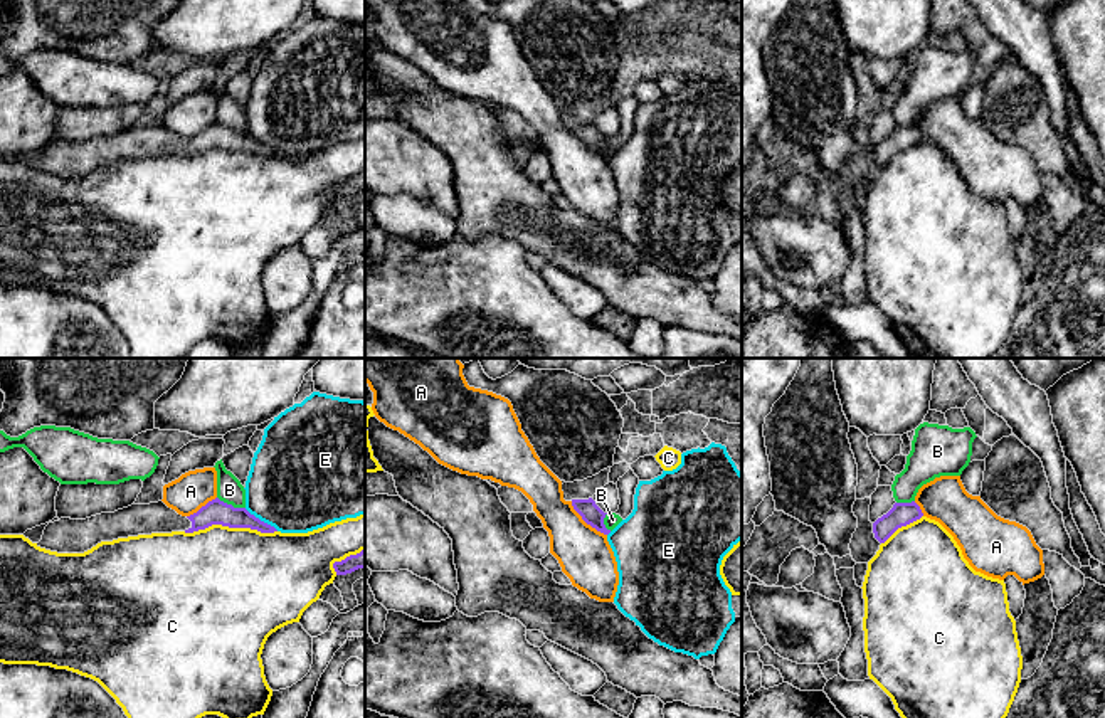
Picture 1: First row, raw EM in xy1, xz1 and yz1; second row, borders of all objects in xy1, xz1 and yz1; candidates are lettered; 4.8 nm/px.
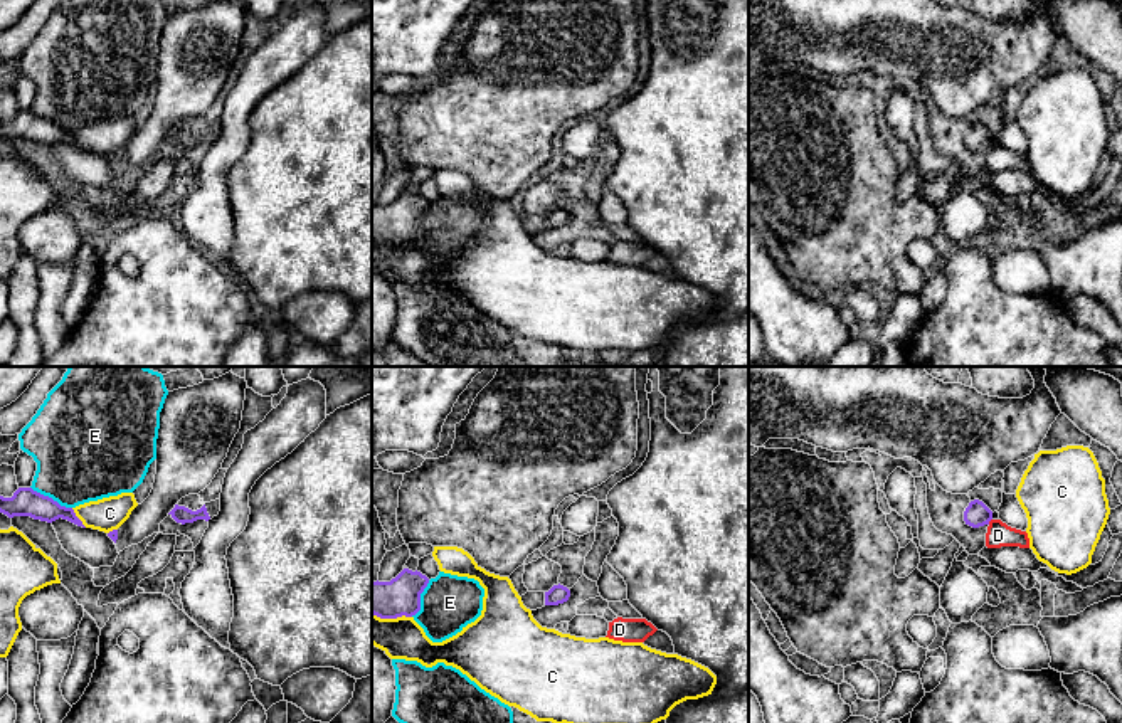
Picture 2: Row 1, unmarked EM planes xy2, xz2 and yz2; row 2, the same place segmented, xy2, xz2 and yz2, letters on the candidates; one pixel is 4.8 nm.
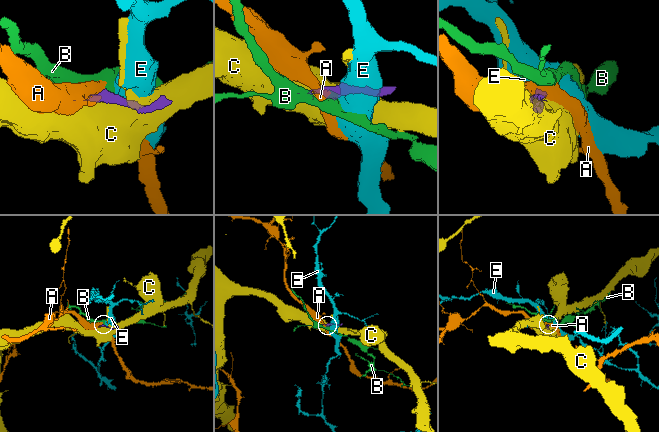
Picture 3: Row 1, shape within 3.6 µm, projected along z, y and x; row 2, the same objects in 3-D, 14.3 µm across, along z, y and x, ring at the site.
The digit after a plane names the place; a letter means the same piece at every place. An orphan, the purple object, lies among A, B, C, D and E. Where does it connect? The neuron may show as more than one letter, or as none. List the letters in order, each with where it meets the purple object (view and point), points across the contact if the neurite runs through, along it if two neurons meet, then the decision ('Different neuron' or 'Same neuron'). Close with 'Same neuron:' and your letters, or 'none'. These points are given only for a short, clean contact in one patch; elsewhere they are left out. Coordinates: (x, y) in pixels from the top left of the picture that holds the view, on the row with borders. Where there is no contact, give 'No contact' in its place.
A: Touches purple at xz1 (586, 522). Boundary: xz1 (571, 501), (572, 508), (587, 523), (606, 535). Different neuron
B: Touches purple at xy1 (231, 505). Boundary: xy1 (217, 496), (244, 508). Different neuron
C: Touches purple at xy1 (229, 527). Different neuron
D: Touches purple at yz2 (989, 520). Boundary: yz2 (991, 518), (988, 523). Different neuron
E: Touches purple at xy2 (51, 498). Boundary: xy2 (31, 486), (71, 508). Different neuron
Same neuron: none

